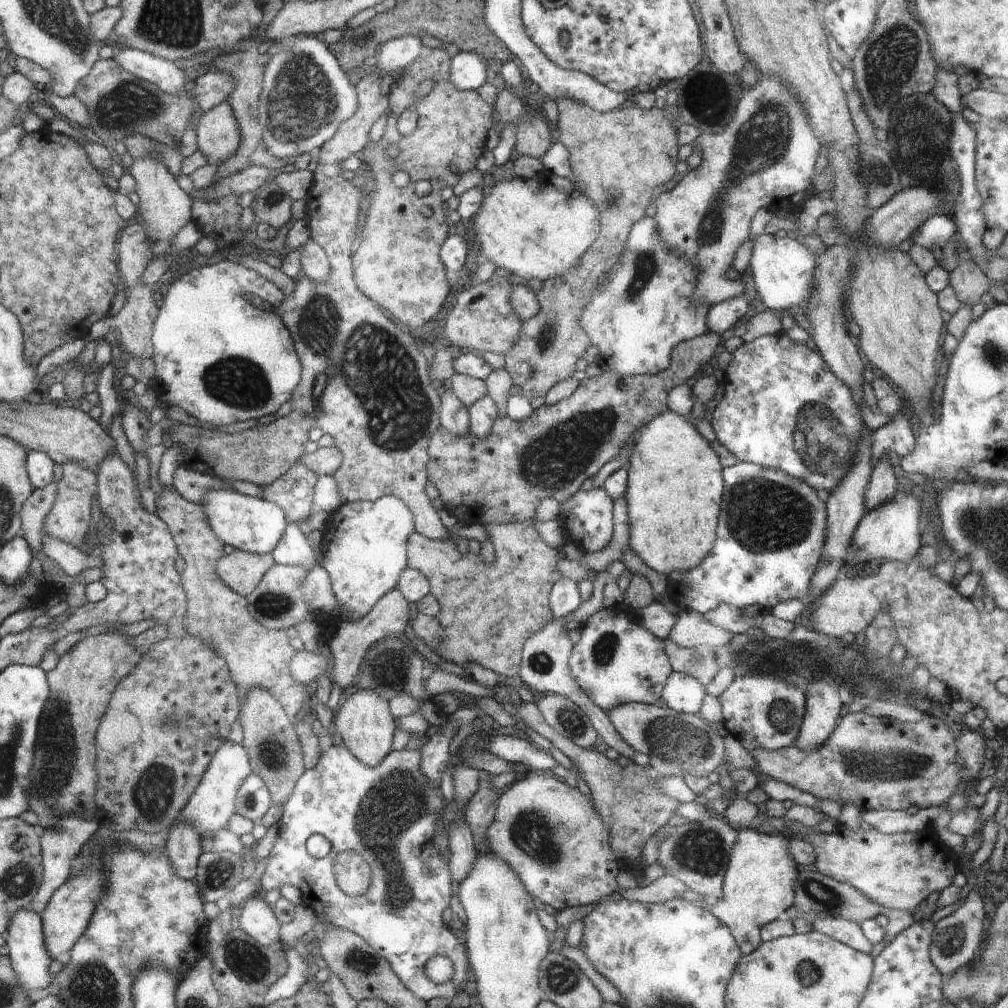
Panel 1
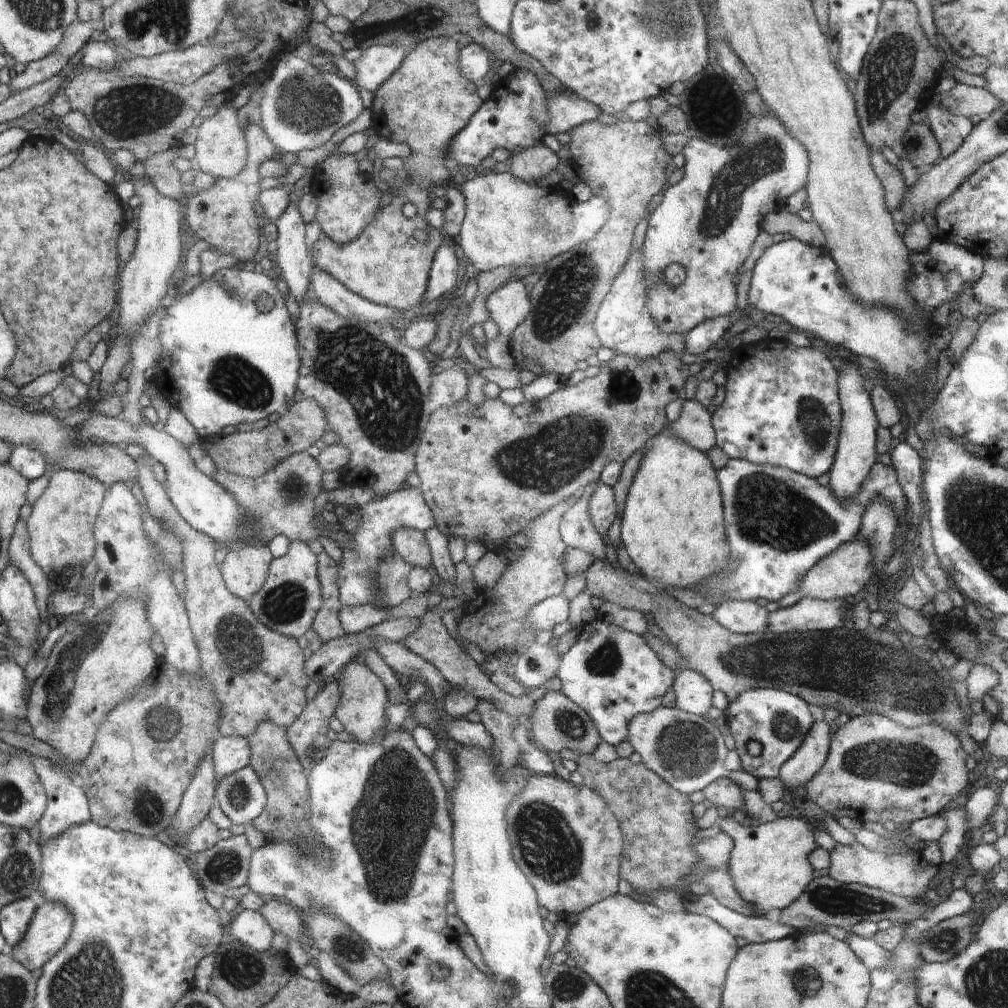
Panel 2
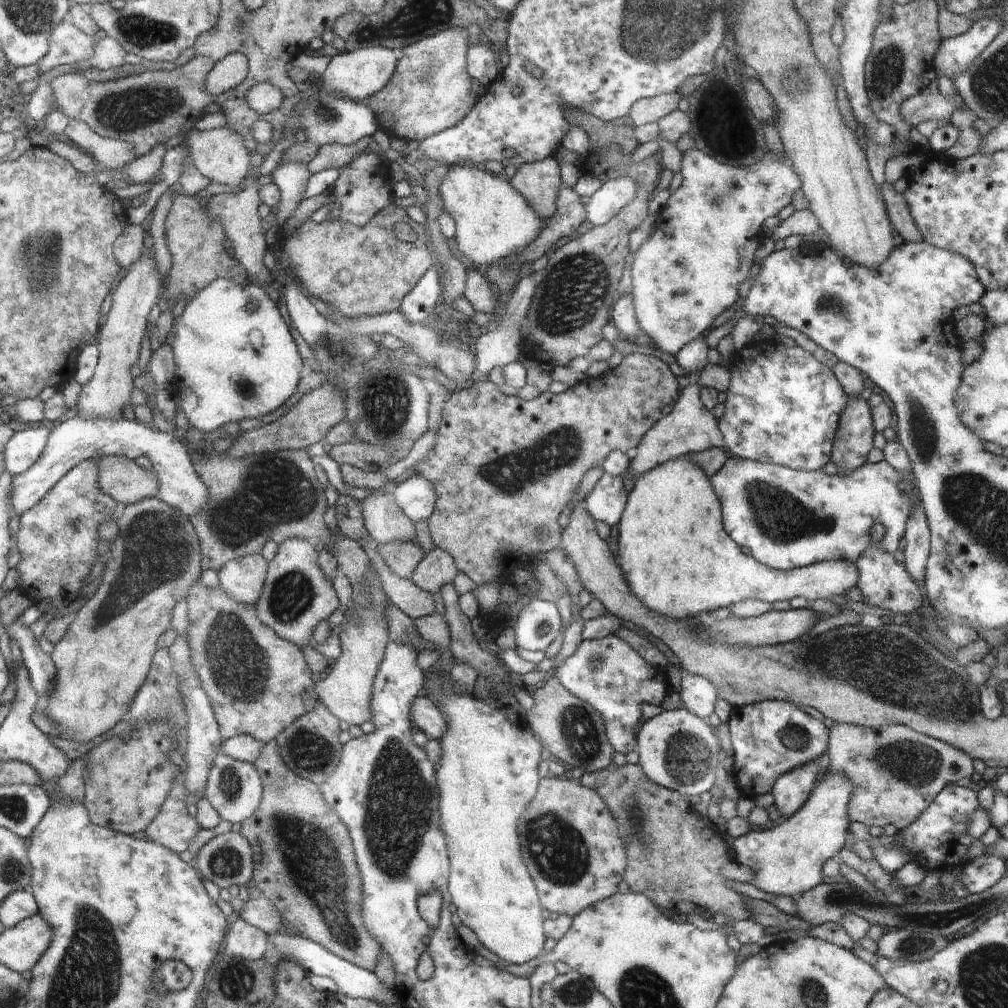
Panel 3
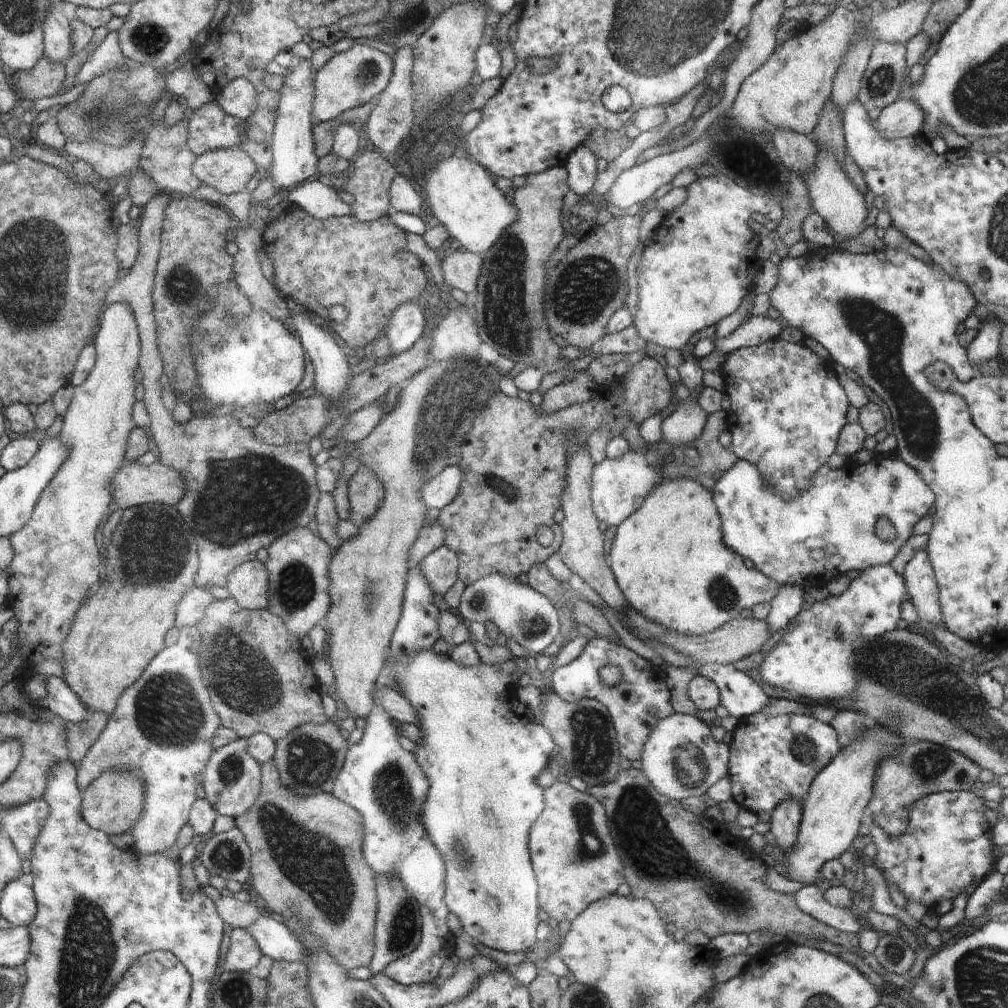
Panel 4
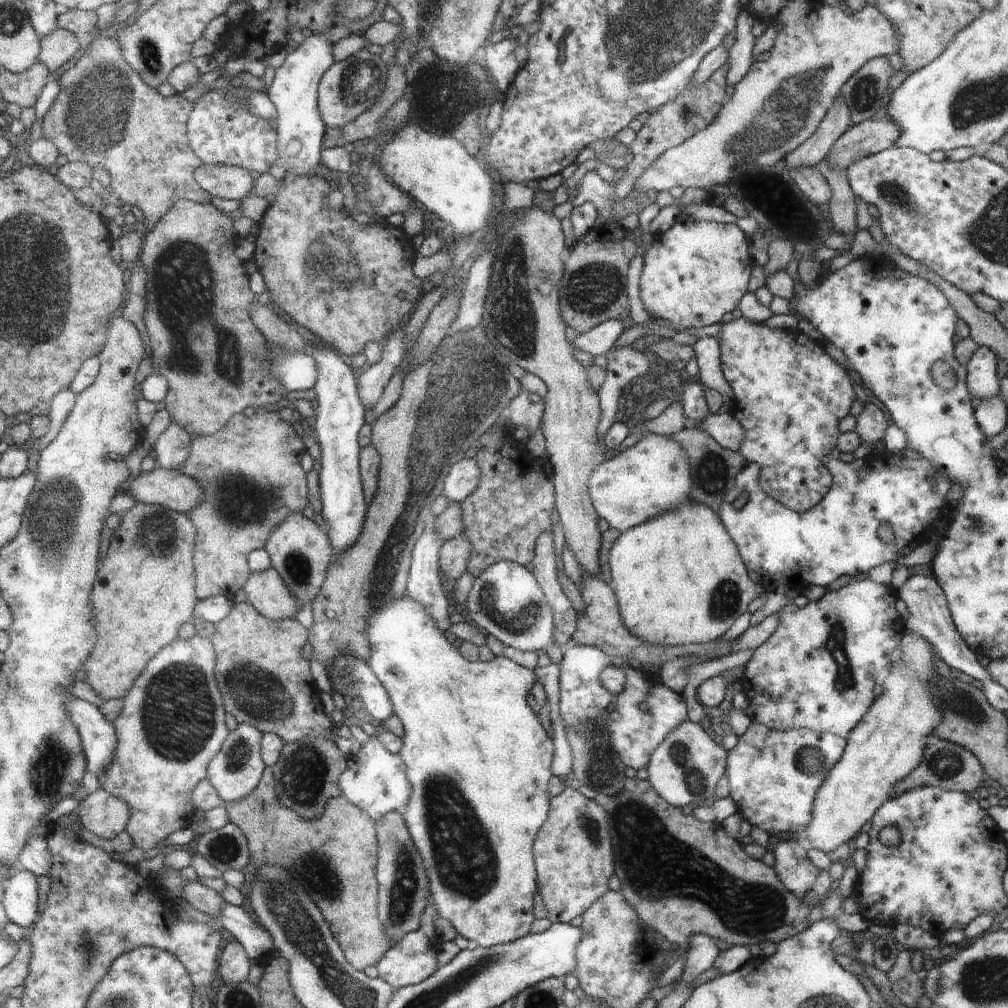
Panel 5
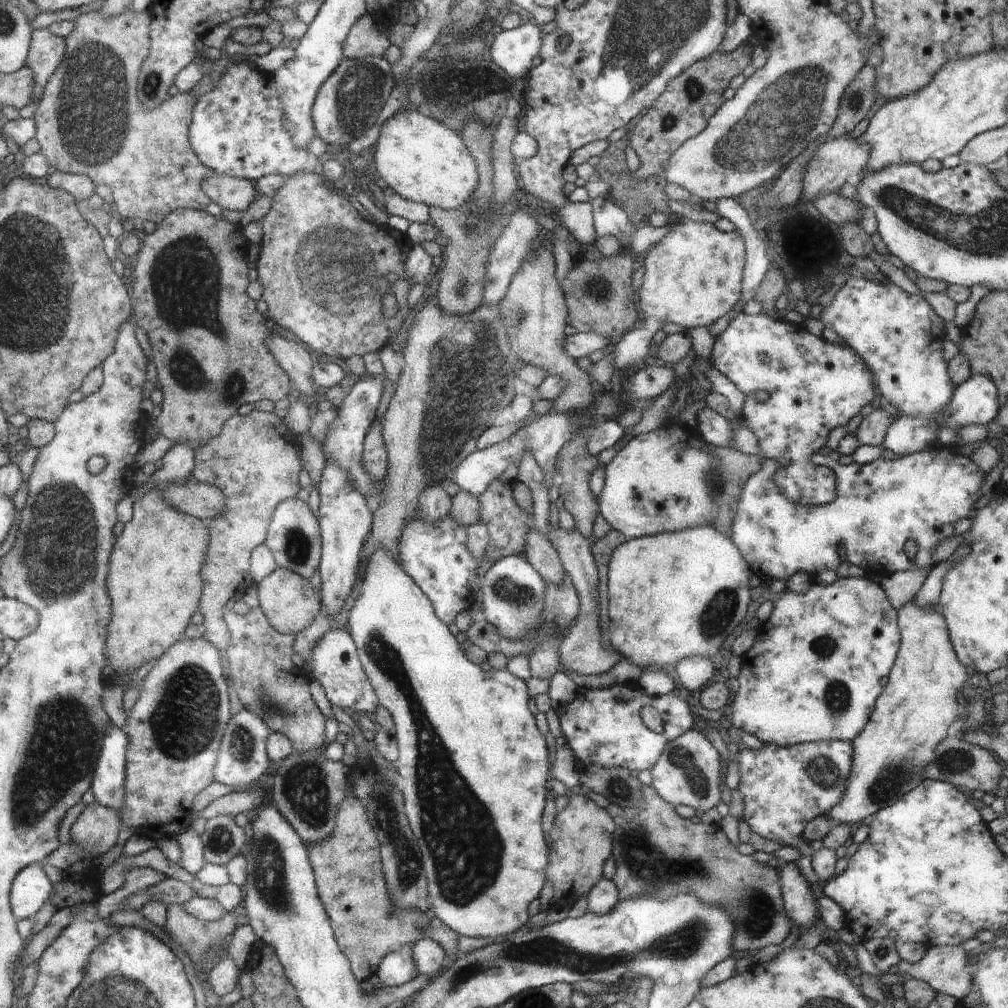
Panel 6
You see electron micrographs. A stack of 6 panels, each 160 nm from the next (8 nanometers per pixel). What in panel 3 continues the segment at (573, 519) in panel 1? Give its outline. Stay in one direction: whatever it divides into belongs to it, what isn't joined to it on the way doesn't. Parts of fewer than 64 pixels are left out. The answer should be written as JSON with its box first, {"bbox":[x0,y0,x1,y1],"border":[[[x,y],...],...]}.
{"bbox":[584,474,627,527],"border":[[[604,474],[585,499],[584,505],[596,521],[605,522],[610,527],[620,524],[627,505],[623,478]]]}

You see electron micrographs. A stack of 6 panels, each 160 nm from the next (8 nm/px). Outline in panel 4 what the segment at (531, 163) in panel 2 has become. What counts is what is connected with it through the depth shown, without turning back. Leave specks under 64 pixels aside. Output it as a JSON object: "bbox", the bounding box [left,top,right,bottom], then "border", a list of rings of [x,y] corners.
{"bbox":[472,166,594,373],"border":[[[557,166],[556,168],[549,168],[547,171],[540,171],[536,174],[531,174],[527,176],[526,185],[523,187],[517,188],[510,200],[512,204],[514,204],[516,210],[518,210],[518,218],[516,218],[515,222],[512,222],[511,226],[506,229],[504,235],[483,255],[483,266],[482,266],[482,274],[479,276],[479,282],[477,290],[474,292],[474,297],[472,298],[472,313],[474,314],[474,320],[477,326],[478,334],[482,341],[486,342],[486,344],[490,344],[496,352],[502,354],[502,356],[506,356],[506,358],[510,358],[510,360],[514,360],[516,364],[521,364],[522,367],[536,367],[540,369],[542,372],[550,372],[555,373],[558,371],[564,371],[567,364],[571,367],[572,373],[577,373],[580,371],[584,371],[586,367],[590,364],[594,358],[591,356],[585,356],[583,358],[577,358],[572,361],[566,361],[563,359],[562,354],[560,354],[560,348],[554,344],[554,336],[550,338],[550,331],[545,320],[544,311],[543,311],[543,296],[546,295],[544,288],[544,278],[546,278],[546,268],[544,268],[544,264],[546,264],[546,260],[550,258],[550,254],[556,250],[556,246],[564,240],[564,232],[562,232],[562,220],[560,220],[560,216],[562,216],[562,198],[564,198],[564,194],[568,192],[568,185],[566,184],[566,167],[565,166]]]}

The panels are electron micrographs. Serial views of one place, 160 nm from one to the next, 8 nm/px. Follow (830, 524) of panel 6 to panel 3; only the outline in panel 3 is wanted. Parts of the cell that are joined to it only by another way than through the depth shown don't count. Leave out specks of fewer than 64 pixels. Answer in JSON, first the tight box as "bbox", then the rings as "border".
{"bbox":[711,457,921,571],"border":[[[739,457],[728,458],[724,466],[711,477],[719,500],[724,500],[723,524],[728,524],[728,536],[739,548],[744,547],[760,564],[780,571],[792,571],[822,560],[850,560],[856,563],[871,548],[871,531],[875,524],[882,524],[887,529],[887,536],[880,542],[880,548],[894,555],[898,548],[902,548],[900,540],[916,502],[921,502],[898,488],[901,480],[913,480],[914,483],[913,476],[896,472],[885,461],[864,464],[850,474],[829,476],[822,469],[798,471]]]}

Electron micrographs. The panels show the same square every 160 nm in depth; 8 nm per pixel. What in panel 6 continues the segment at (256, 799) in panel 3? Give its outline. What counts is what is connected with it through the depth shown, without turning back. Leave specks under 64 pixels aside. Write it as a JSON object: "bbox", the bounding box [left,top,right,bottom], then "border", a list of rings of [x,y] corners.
{"bbox":[215,709,270,787],"border":[[[242,709],[235,714],[230,723],[227,724],[226,734],[219,748],[218,760],[215,763],[215,780],[229,787],[246,787],[258,782],[258,778],[270,770],[268,768],[268,756],[264,744],[270,730],[263,717],[256,713]]]}

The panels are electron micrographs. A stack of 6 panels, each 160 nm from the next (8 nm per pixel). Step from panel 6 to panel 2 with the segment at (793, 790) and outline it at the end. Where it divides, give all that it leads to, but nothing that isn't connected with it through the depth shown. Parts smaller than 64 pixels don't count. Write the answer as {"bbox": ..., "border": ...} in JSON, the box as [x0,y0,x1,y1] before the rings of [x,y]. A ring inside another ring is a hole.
{"bbox":[724,689,815,781],"border":[[[748,689],[738,695],[736,700],[729,701],[724,715],[735,740],[735,750],[740,756],[741,770],[752,774],[758,781],[778,777],[780,770],[799,750],[808,731],[815,724],[807,701],[785,689]],[[750,740],[757,740],[762,744],[762,751],[758,756],[750,755],[746,750]]]}

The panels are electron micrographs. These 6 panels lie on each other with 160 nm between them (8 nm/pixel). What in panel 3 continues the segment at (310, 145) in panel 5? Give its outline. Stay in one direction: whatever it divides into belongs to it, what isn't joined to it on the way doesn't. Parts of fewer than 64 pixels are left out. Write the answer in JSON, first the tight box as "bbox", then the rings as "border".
{"bbox":[271,162,310,227],"border":[[[282,162],[271,174],[272,182],[278,186],[281,195],[278,212],[275,214],[276,224],[281,227],[284,225],[284,220],[290,218],[292,210],[302,200],[302,194],[310,180],[310,172],[306,164]]]}

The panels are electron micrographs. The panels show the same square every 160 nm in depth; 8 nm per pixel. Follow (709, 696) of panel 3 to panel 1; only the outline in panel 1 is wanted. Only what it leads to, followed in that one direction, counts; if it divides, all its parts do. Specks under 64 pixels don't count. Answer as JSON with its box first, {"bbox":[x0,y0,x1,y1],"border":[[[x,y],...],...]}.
{"bbox":[663,672,707,715],"border":[[[672,672],[664,687],[663,695],[668,707],[681,713],[698,715],[707,693],[697,678],[684,673]]]}

